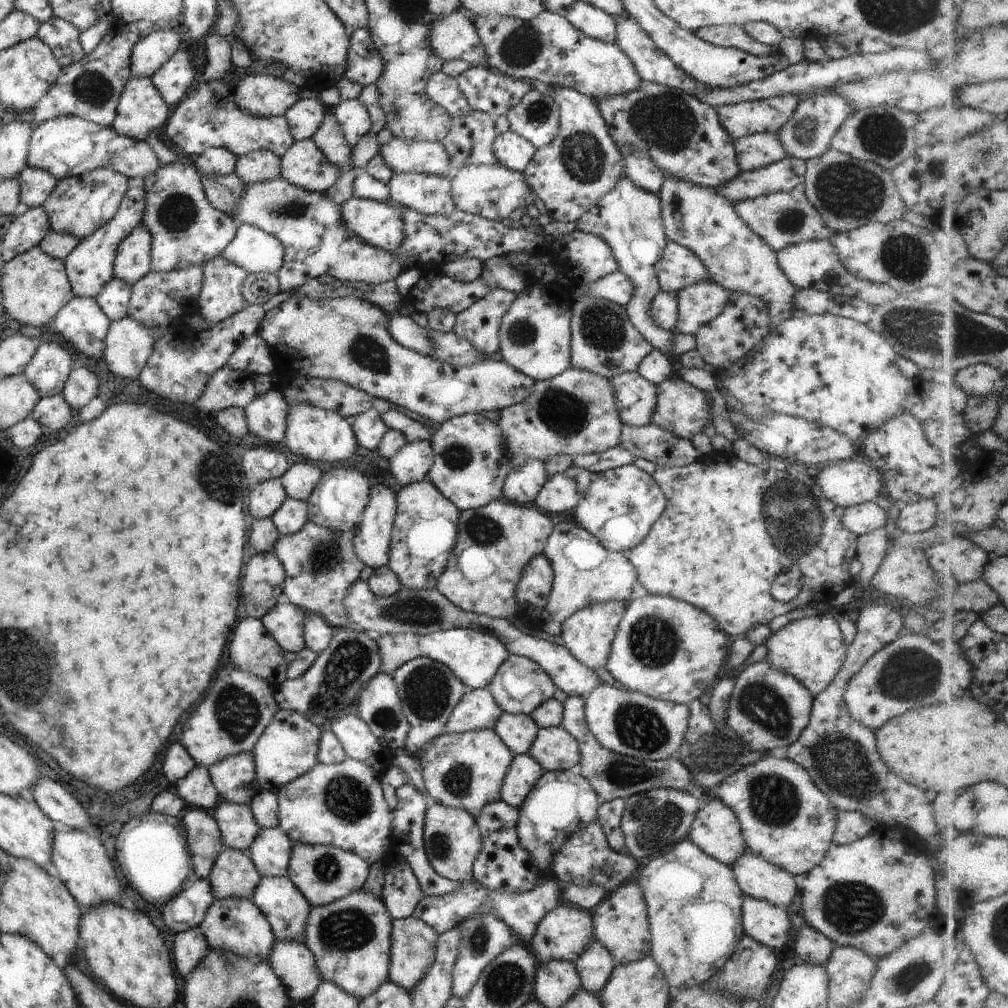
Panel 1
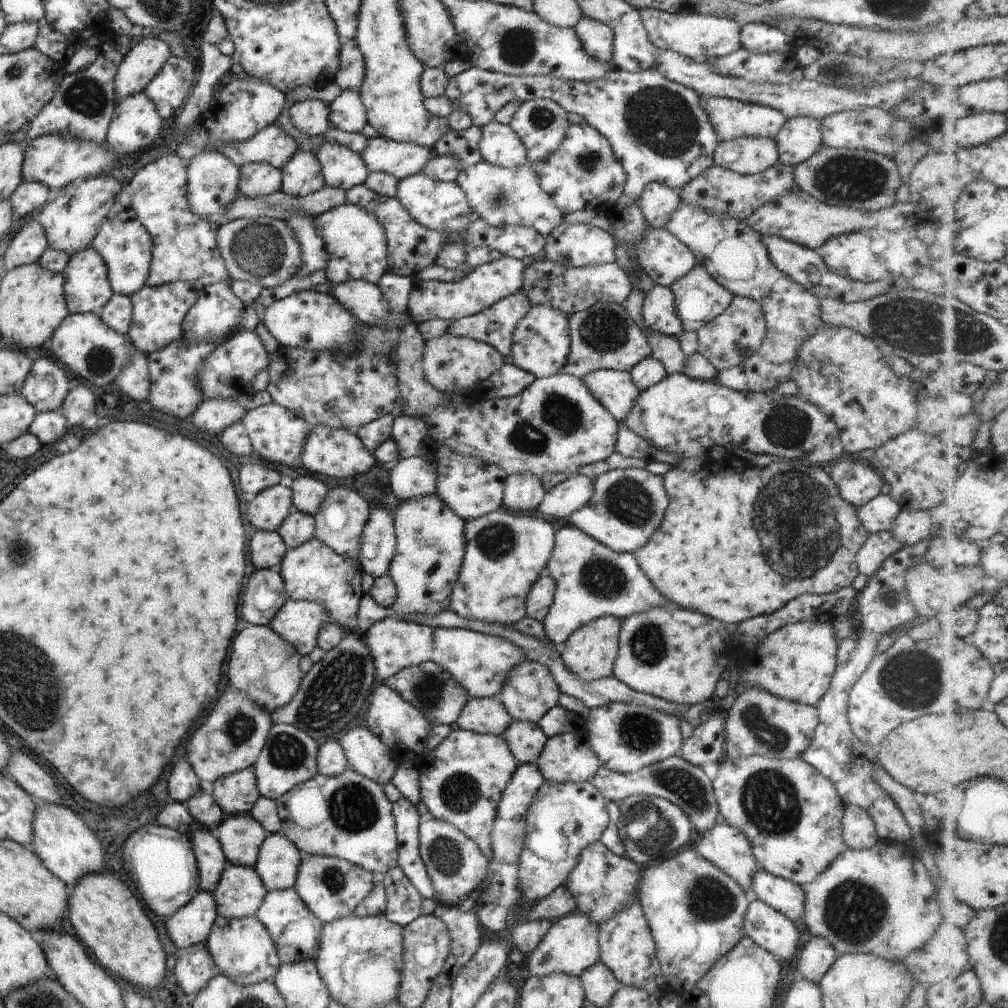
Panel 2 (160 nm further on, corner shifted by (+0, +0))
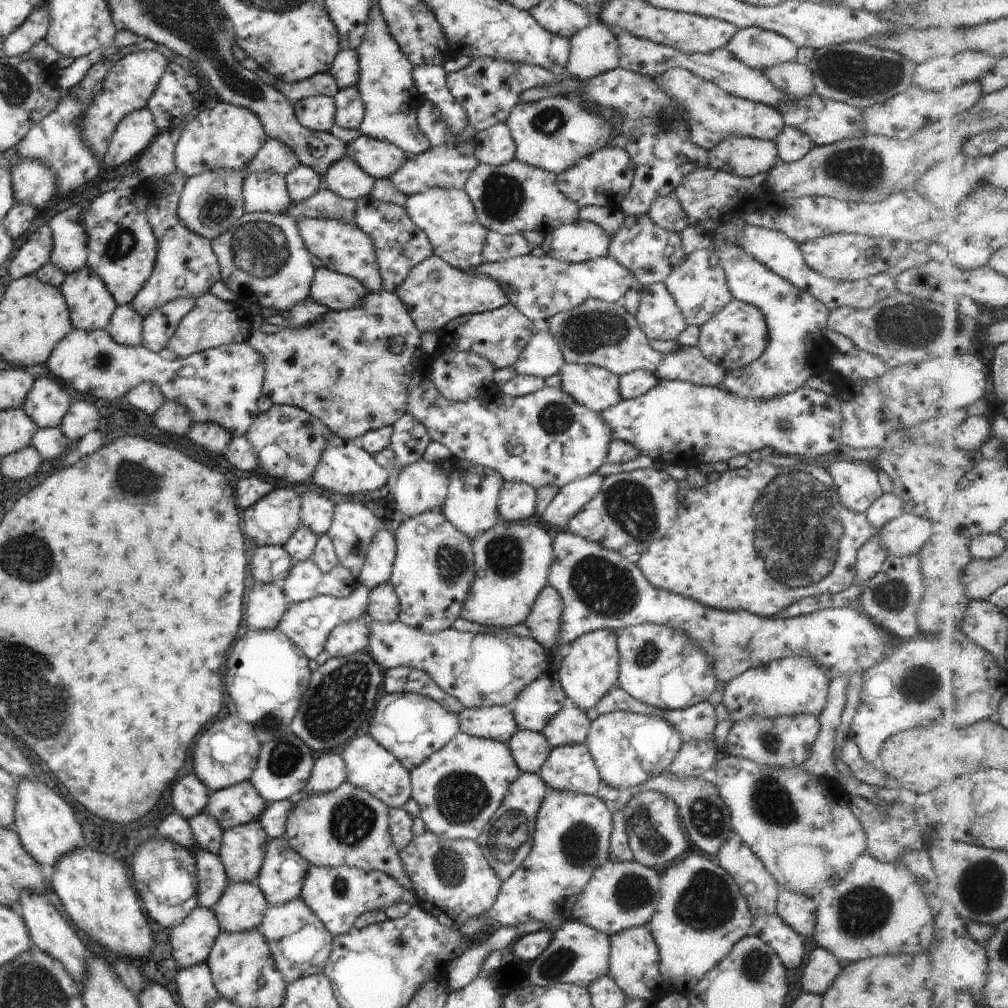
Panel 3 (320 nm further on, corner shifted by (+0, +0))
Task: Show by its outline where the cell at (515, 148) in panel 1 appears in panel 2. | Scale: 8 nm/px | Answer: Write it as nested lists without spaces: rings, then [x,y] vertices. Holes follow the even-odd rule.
[[[493,120],[480,129],[477,152],[481,161],[505,168],[526,162],[525,149],[508,125]]]

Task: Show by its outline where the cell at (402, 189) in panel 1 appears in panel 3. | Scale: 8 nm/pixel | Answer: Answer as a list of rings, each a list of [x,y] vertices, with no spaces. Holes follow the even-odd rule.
[[[438,186],[425,189],[421,193],[406,197],[403,208],[409,220],[424,232],[431,245],[432,254],[445,264],[467,271],[483,263],[481,249],[487,229],[479,224],[471,201],[463,189],[440,189]]]

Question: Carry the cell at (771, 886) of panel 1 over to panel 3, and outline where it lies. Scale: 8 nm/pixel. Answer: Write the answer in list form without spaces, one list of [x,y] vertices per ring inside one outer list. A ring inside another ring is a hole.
[[[779,890],[775,914],[800,937],[813,936],[814,899],[806,895]]]

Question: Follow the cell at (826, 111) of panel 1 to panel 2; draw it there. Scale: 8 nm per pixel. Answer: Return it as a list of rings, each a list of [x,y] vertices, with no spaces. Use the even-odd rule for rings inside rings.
[[[793,117],[786,119],[780,131],[772,138],[781,164],[794,167],[820,149],[820,119]]]

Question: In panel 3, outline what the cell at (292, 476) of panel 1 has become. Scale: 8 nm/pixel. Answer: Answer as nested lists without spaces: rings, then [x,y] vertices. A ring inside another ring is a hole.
[[[313,490],[303,492],[298,499],[300,500],[298,512],[300,524],[316,534],[317,538],[325,537],[334,513],[333,502]]]

